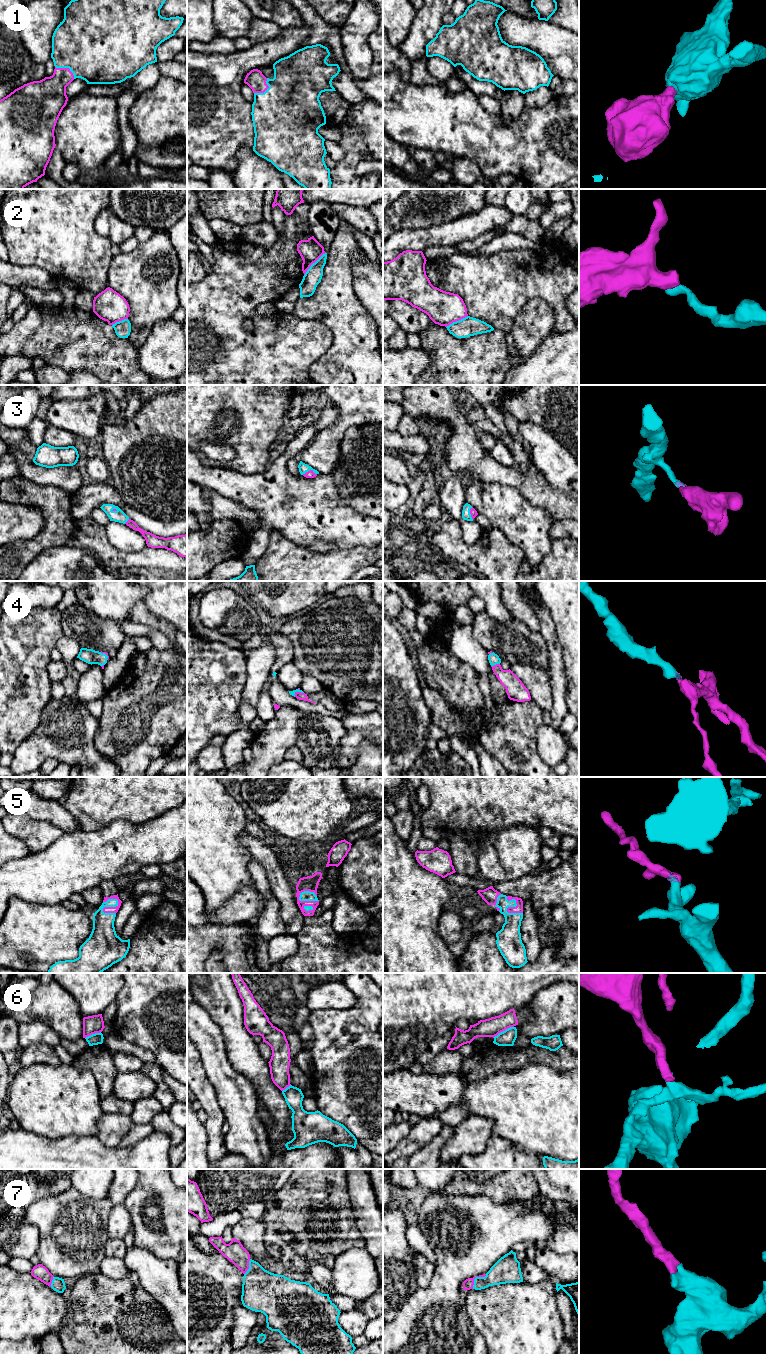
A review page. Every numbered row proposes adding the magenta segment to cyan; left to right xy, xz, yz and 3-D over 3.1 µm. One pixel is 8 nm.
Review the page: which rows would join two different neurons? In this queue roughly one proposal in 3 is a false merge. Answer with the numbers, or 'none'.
2, 6

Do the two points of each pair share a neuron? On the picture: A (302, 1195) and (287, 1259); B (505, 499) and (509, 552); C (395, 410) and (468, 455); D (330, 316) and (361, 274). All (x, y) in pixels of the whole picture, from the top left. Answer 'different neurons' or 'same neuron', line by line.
A: same neuron
B: different neurons
C: different neurons
D: different neurons

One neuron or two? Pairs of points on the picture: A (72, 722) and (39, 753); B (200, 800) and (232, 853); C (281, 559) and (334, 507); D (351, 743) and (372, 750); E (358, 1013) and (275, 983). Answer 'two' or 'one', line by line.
A: one
B: one
C: two
D: two
E: two

